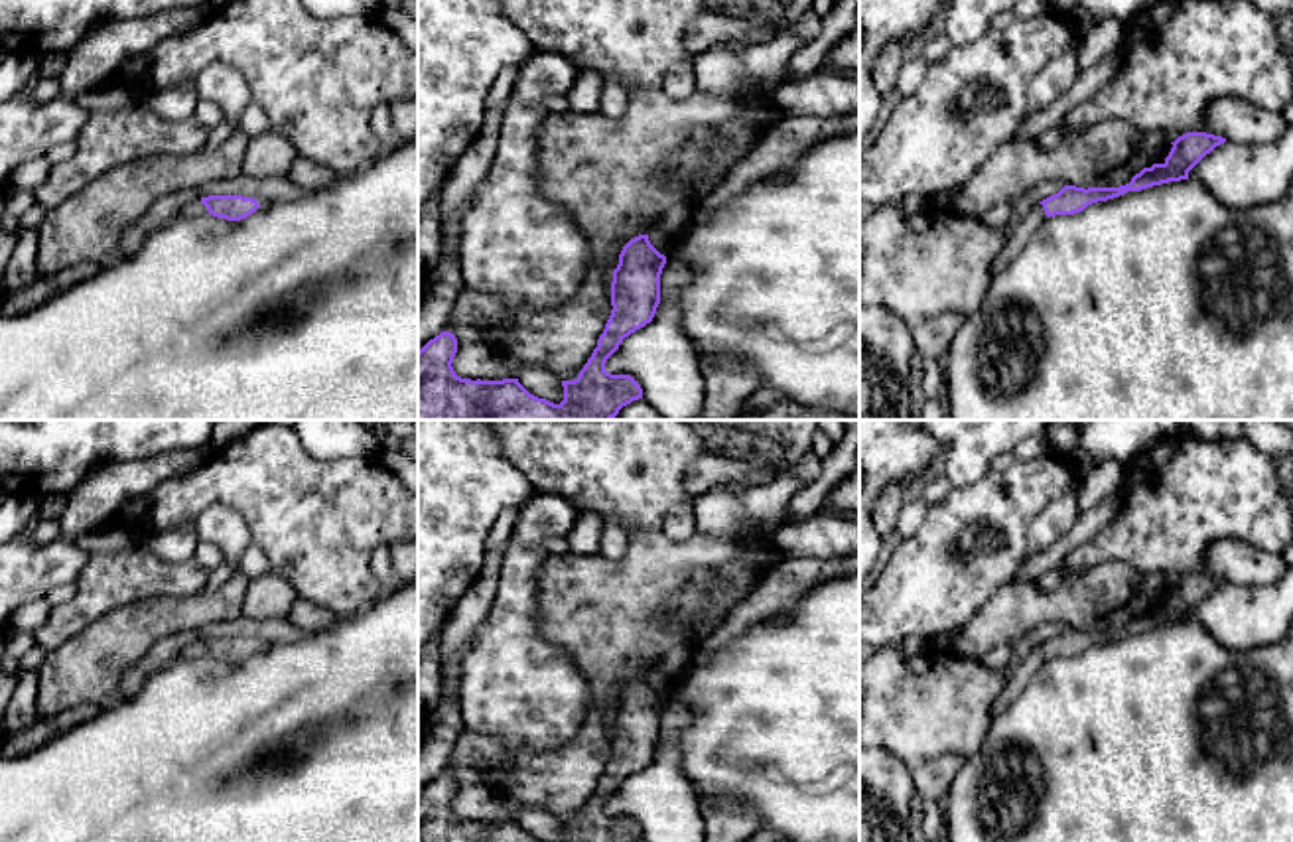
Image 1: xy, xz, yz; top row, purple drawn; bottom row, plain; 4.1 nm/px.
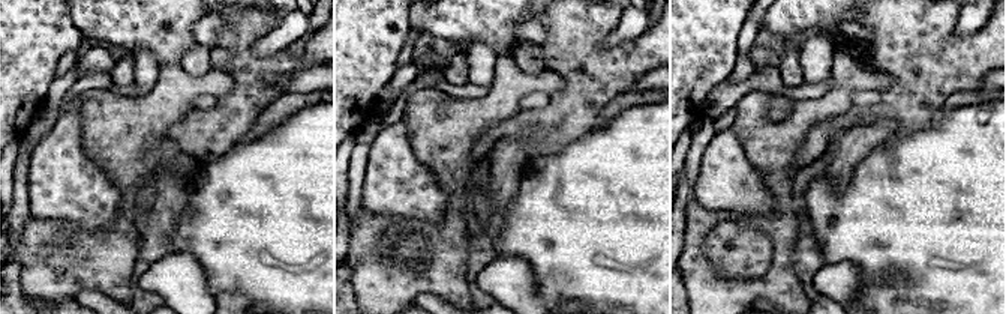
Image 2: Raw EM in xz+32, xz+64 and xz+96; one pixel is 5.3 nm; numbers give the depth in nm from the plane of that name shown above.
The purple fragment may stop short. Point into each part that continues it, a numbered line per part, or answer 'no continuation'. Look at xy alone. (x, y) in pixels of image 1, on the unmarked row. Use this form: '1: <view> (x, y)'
1: xy (194, 649)

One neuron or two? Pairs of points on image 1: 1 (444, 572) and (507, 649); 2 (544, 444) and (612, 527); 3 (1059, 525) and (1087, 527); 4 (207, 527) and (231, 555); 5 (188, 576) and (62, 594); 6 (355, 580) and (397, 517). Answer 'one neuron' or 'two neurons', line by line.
1: two neurons
2: two neurons
3: two neurons
4: one neuron
5: two neurons
6: one neuron

